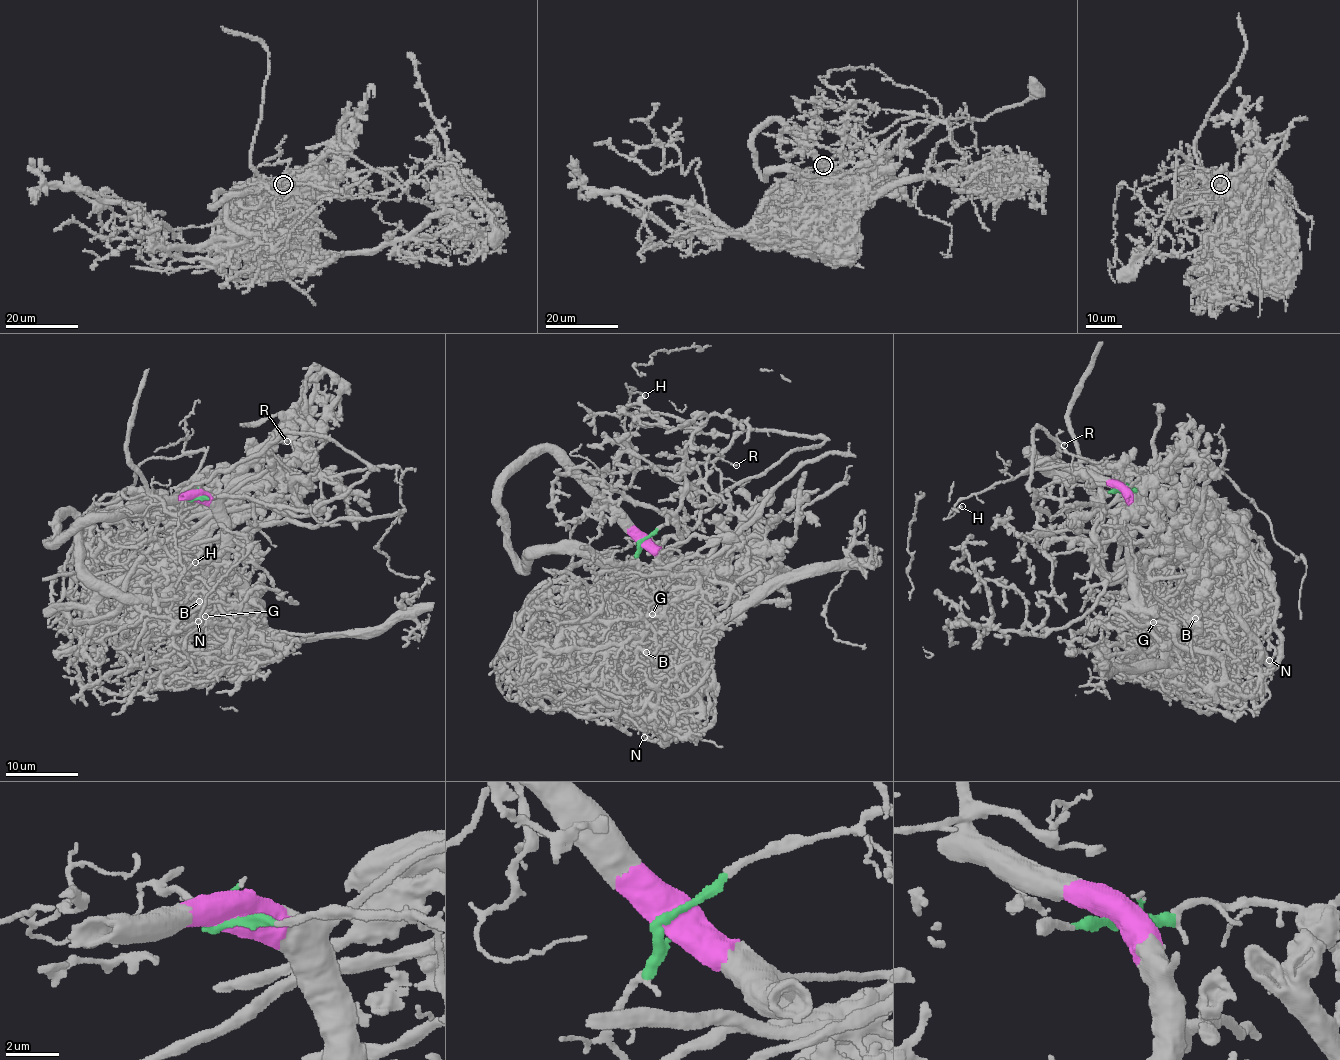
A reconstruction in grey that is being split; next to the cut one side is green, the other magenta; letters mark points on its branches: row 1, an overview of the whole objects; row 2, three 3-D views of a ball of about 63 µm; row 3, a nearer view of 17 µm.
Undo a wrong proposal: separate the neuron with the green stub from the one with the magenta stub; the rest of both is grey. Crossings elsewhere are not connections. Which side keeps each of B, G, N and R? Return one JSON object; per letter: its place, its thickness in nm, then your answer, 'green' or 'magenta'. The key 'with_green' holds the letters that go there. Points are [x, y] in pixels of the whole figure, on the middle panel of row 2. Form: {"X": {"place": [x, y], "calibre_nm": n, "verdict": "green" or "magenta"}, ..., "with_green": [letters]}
{"B": {"place": [646, 652], "calibre_nm": 170, "verdict": "magenta"}, "G": {"place": [652, 614], "calibre_nm": 200, "verdict": "magenta"}, "N": {"place": [644, 737], "calibre_nm": 200, "verdict": "magenta"}, "R": {"place": [736, 465], "calibre_nm": 100, "verdict": "green"}, "with_green": ["R"]}

